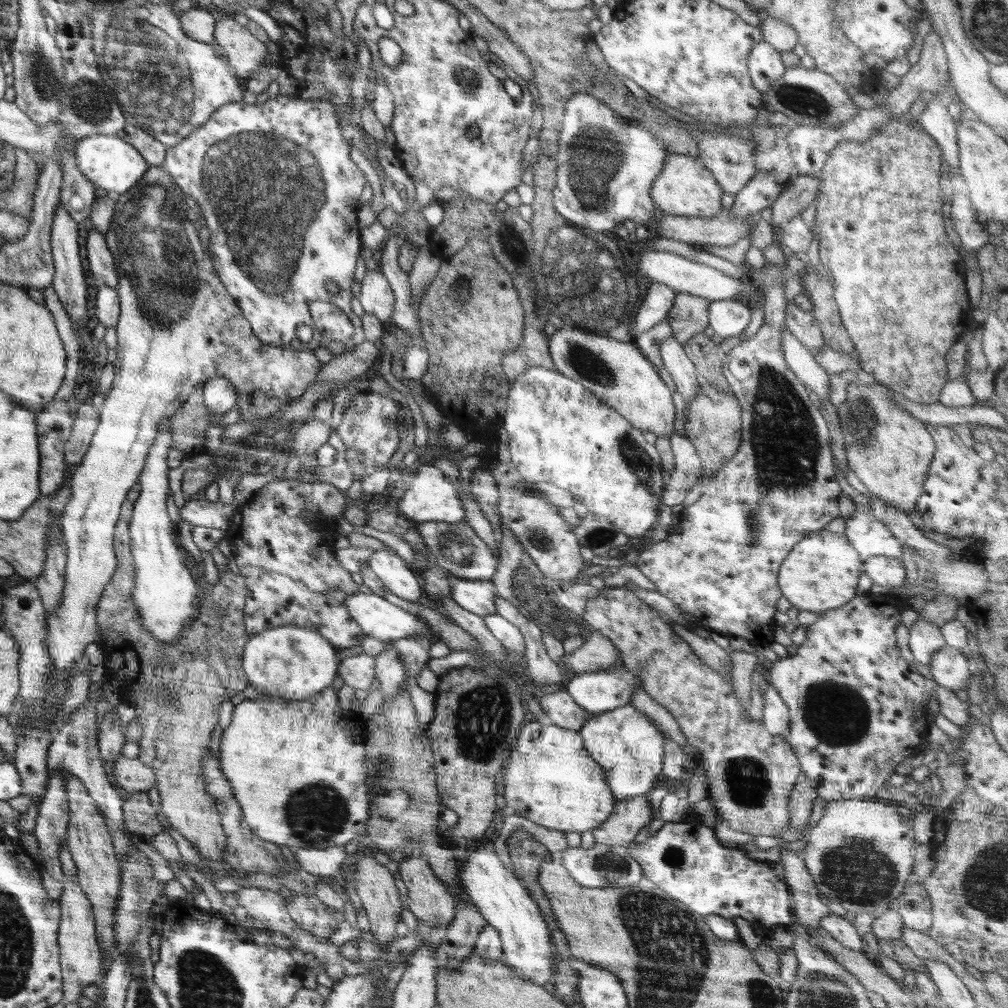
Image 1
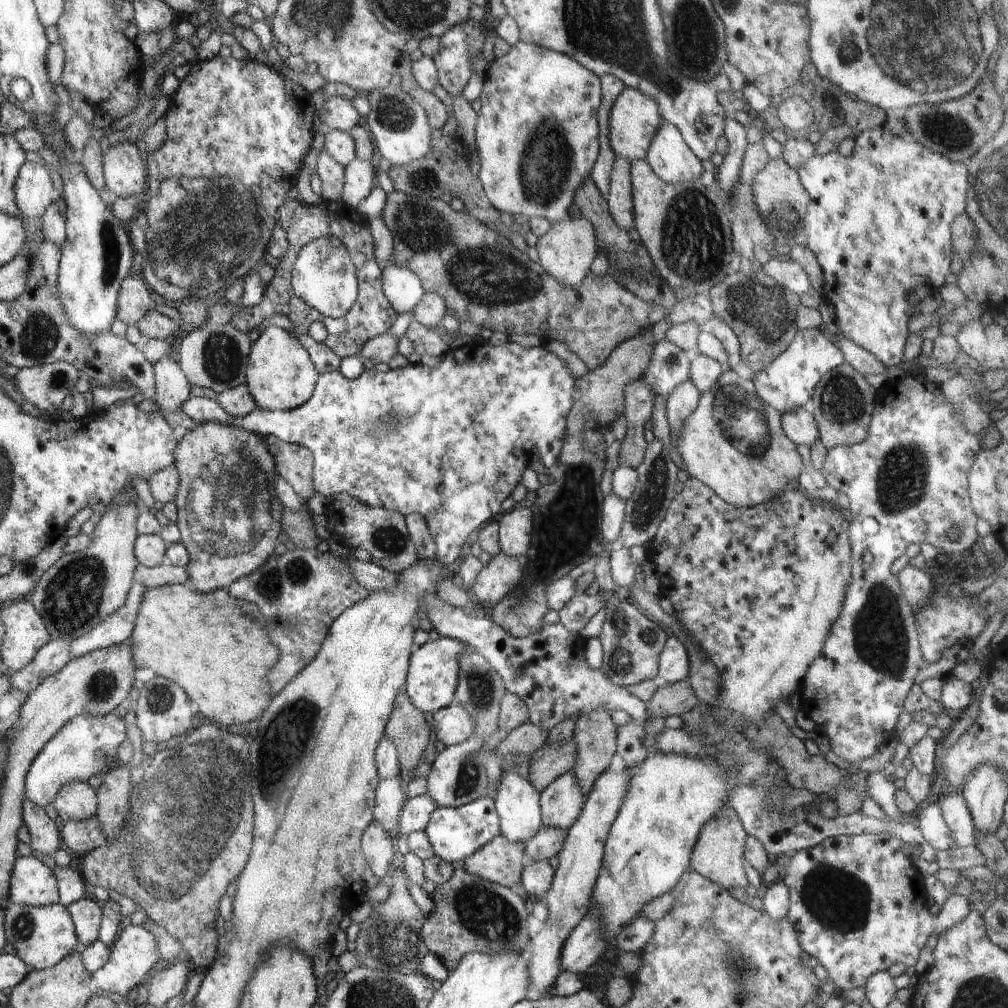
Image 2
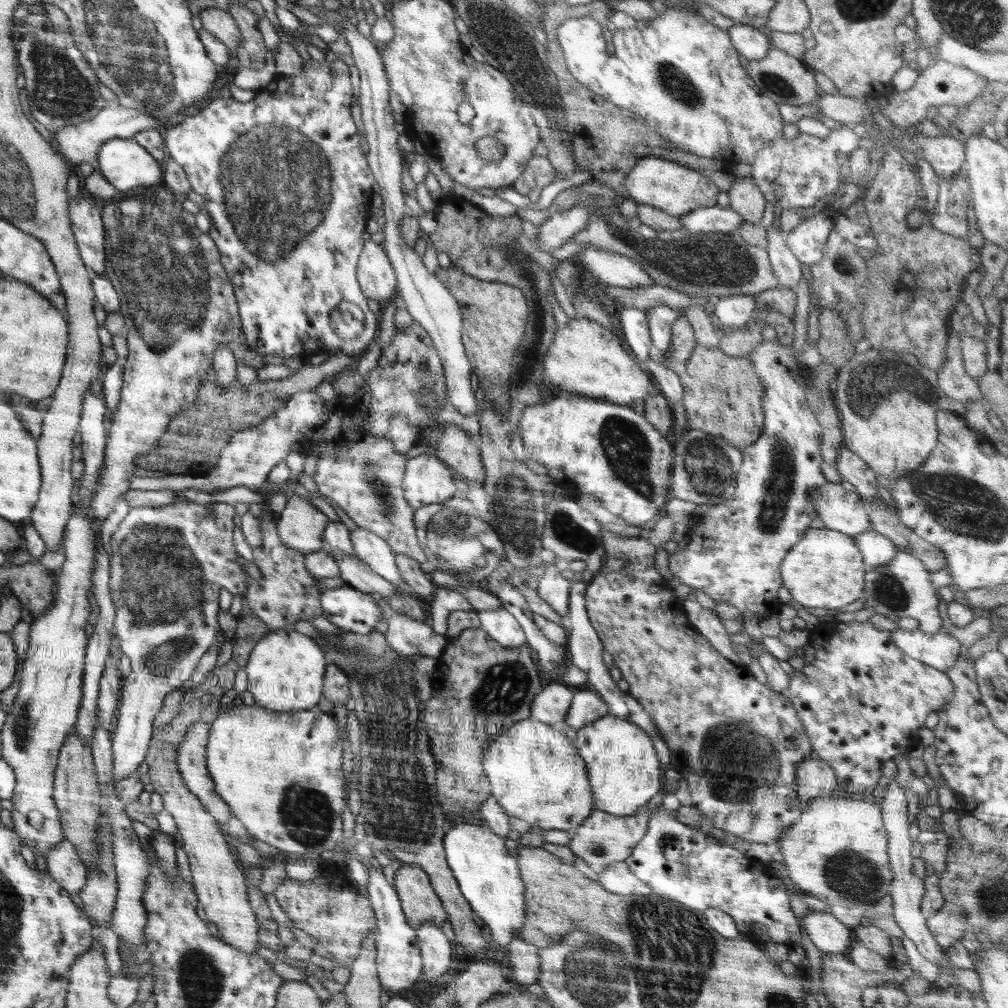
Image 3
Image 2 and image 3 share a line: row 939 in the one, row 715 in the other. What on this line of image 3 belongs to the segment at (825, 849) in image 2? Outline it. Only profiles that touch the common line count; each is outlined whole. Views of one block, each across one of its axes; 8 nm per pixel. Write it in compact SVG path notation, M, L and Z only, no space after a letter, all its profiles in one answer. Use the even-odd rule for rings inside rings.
M867 621L837 623L810 631L816 658L794 669L786 698L797 711L804 734L812 744L811 757L826 762L834 770L838 787L854 794L873 792L882 776L882 764L902 752L909 754L921 744L918 730L924 726L926 716L942 711L954 697L956 687L945 672L904 655L902 649L894 645L891 632L878 630Z

